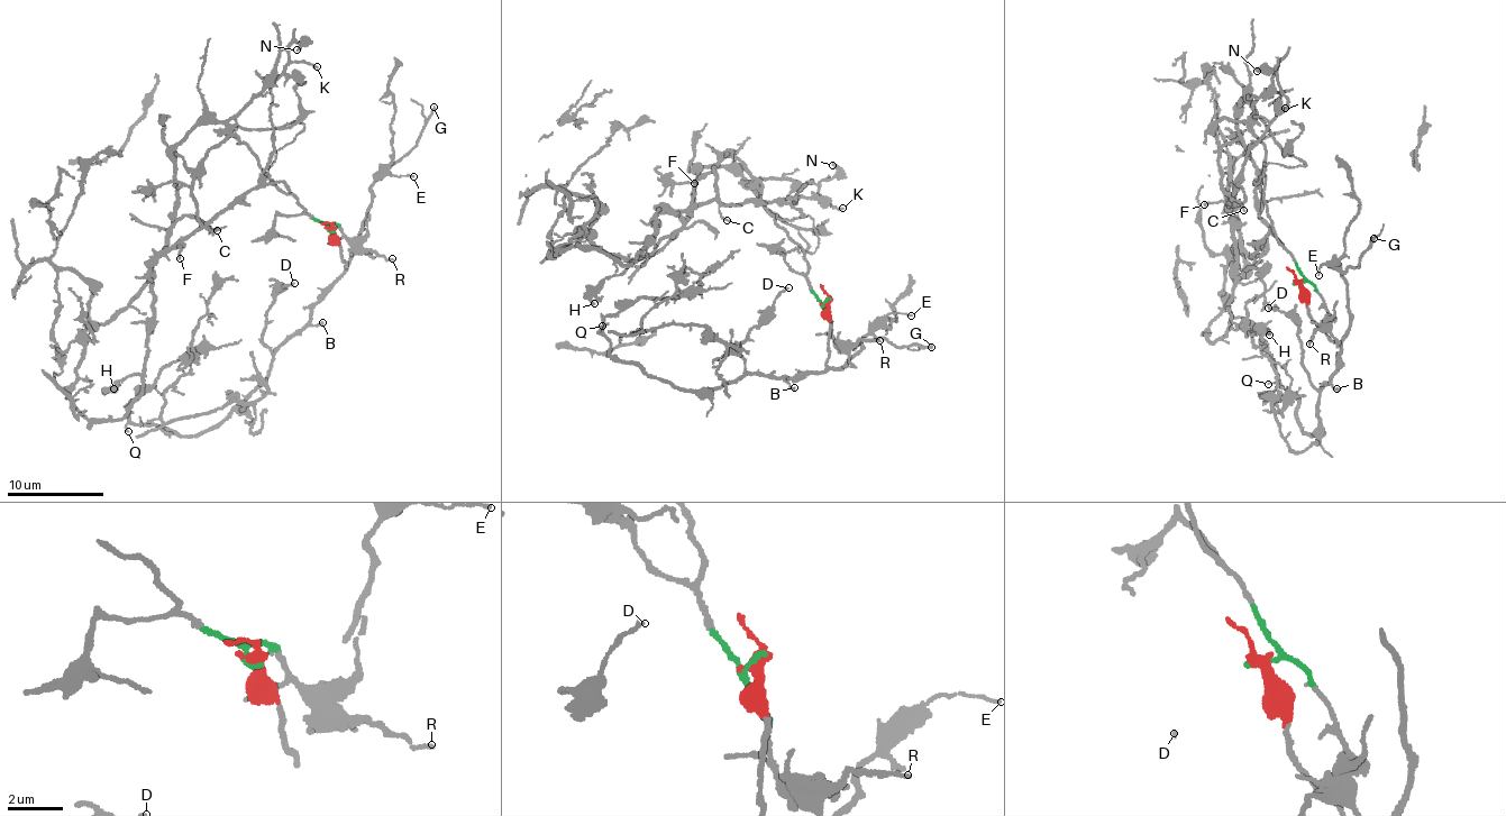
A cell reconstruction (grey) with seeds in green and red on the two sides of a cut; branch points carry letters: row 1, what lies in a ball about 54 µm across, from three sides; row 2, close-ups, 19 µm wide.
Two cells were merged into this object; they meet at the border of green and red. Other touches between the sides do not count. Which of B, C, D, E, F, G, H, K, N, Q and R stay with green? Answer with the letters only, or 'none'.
C, F, H, K, N, R

